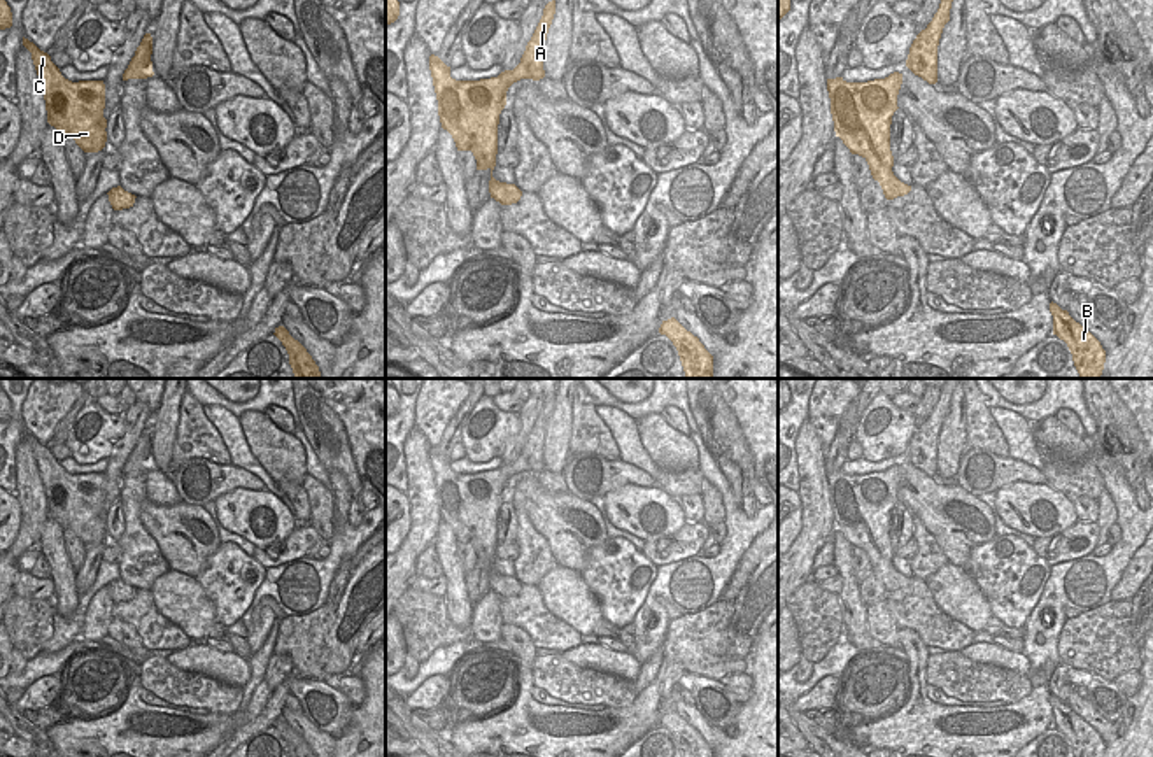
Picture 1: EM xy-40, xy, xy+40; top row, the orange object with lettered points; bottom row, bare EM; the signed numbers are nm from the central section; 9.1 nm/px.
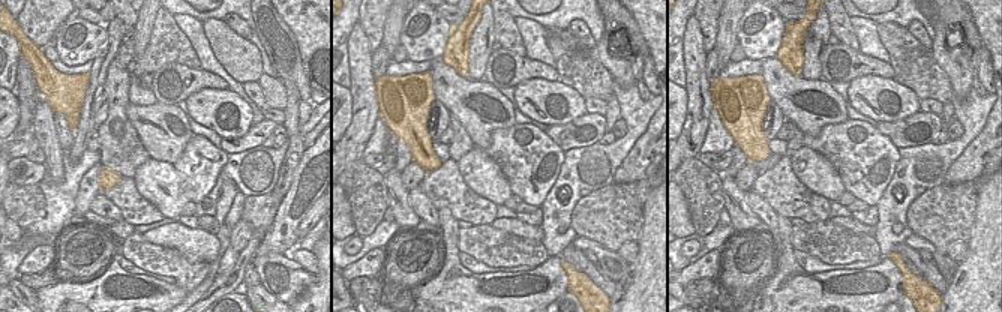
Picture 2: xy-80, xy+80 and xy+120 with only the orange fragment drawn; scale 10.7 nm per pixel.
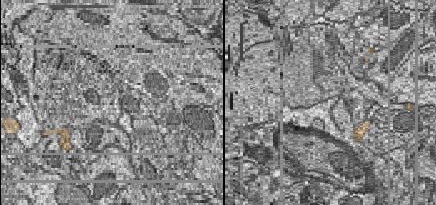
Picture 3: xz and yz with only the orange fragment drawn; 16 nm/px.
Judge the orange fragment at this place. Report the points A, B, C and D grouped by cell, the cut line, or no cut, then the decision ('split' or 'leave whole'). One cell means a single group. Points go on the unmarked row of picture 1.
A B / C D; cut in xy along (505, 463), (516, 474); split

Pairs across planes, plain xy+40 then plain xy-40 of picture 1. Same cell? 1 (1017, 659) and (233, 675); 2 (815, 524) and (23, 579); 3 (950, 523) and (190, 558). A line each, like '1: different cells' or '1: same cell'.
1: same cell
2: different cells
3: same cell

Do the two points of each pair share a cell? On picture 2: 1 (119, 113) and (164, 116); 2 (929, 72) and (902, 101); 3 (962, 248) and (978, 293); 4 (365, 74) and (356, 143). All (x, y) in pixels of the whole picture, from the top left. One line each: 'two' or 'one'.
1: two
2: two
3: two
4: one

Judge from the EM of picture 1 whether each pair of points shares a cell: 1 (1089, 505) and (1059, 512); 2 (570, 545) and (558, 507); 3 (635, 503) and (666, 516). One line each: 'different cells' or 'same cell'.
1: different cells
2: same cell
3: same cell

